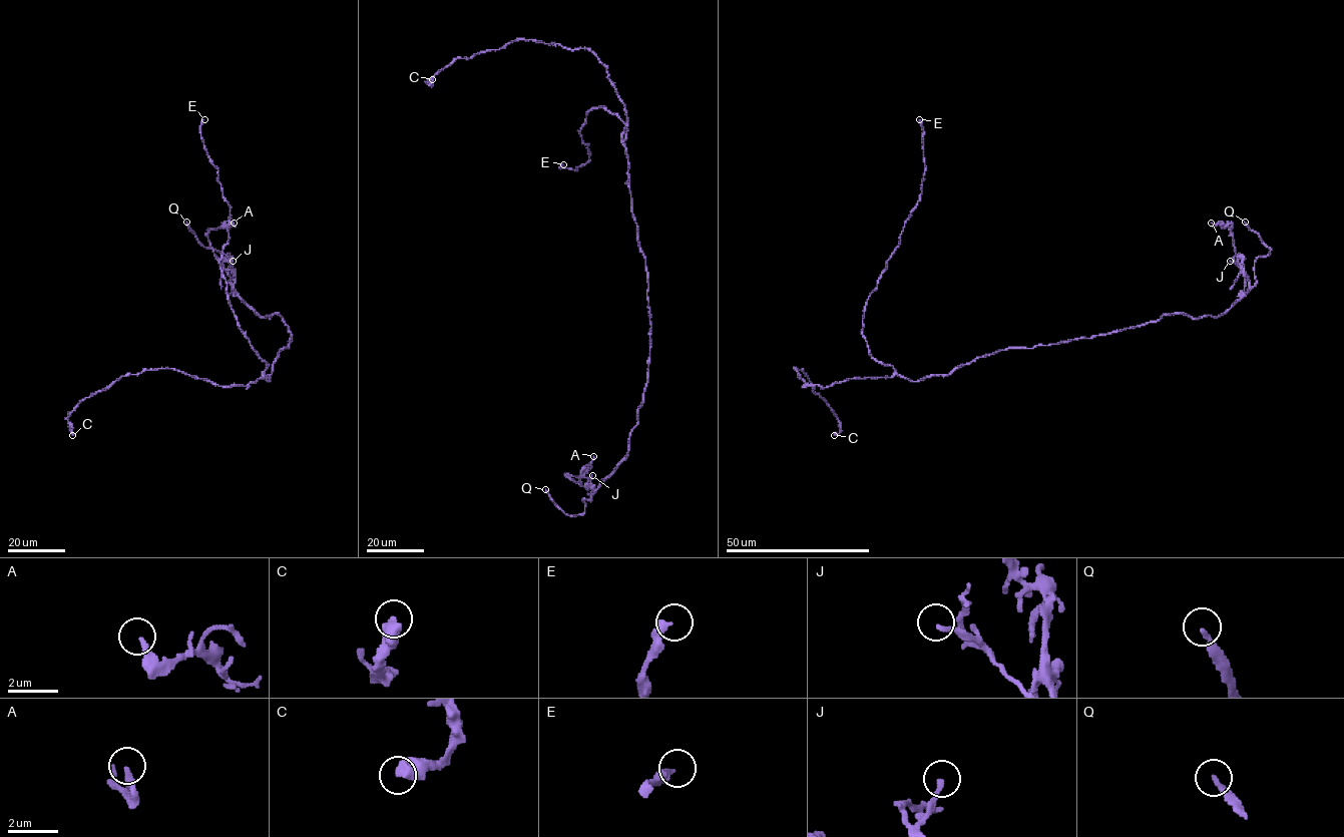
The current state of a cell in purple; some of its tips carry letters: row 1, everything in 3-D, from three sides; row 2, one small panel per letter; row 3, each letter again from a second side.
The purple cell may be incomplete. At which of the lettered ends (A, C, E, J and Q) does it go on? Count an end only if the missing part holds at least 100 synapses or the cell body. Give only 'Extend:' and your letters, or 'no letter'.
Extend: Q

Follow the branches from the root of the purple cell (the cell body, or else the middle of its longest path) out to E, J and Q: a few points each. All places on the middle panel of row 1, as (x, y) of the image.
E: (636, 225), (626, 126), (616, 115), (591, 108), (579, 130), (589, 159), (577, 169), (563, 164)
J: (636, 225), (650, 323), (647, 382), (627, 455), (591, 494), (592, 475)
Q: (636, 225), (647, 274), (650, 356), (627, 455), (590, 501), (582, 499), (582, 514), (565, 514), (545, 489)

